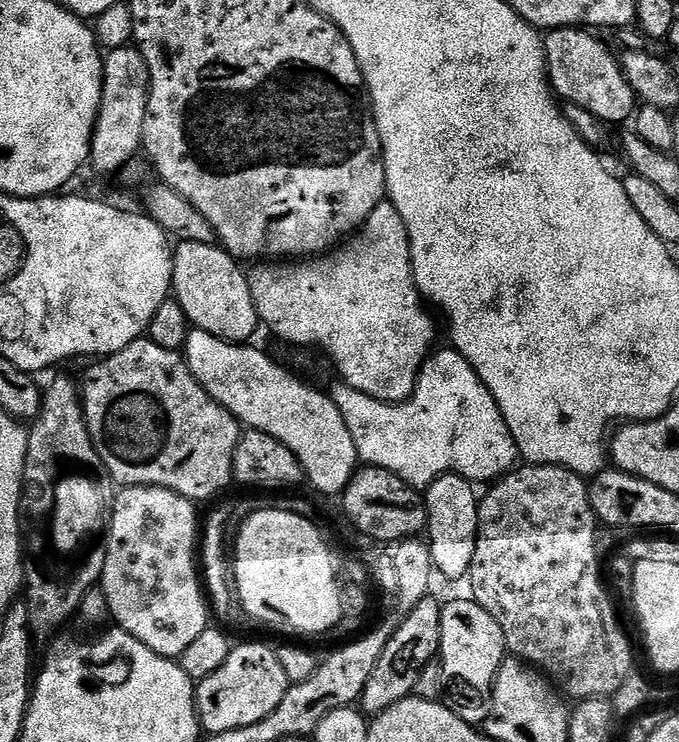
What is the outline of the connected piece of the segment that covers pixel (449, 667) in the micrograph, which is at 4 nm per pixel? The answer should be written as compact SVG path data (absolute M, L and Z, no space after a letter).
M465 598L465 600L452 600L449 604L445 603L440 610L440 650L438 661L442 666L447 683L453 688L456 687L464 697L457 704L454 704L454 711L462 722L473 726L480 726L484 719L487 721L490 716L490 693L492 684L496 680L498 670L506 658L506 649L504 646L504 635L502 626L482 606L478 606L475 600Z

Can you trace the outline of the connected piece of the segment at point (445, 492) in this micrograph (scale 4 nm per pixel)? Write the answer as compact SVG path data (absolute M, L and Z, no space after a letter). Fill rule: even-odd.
M444 475L437 478L423 493L424 505L428 511L426 543L432 555L432 567L448 580L461 580L467 577L478 534L478 492L470 480L460 475Z

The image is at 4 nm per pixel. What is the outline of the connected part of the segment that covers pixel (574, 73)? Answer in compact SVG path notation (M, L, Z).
M576 26L551 29L543 37L544 67L548 69L549 85L561 101L582 106L605 124L615 126L633 119L638 99L624 77L621 61L612 57L611 50L596 36Z

